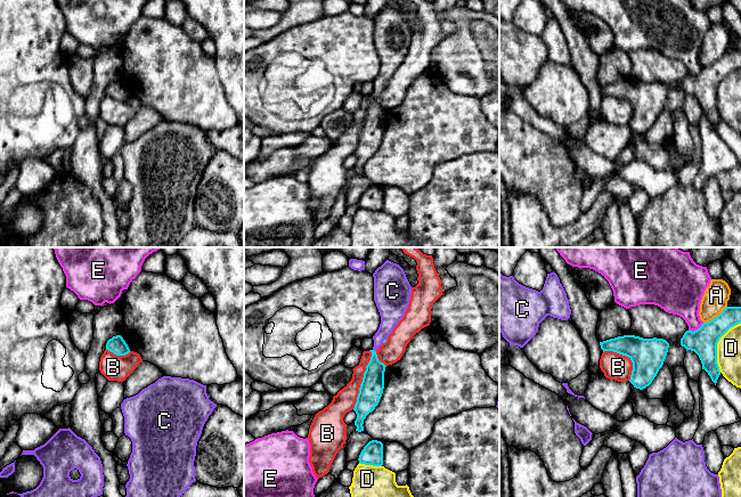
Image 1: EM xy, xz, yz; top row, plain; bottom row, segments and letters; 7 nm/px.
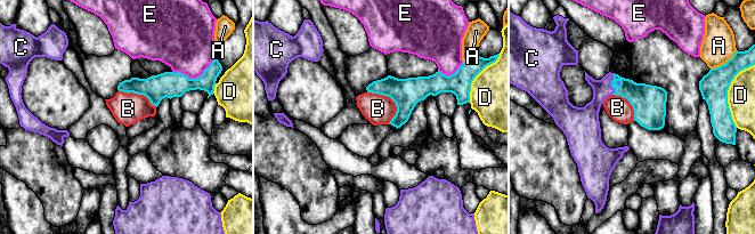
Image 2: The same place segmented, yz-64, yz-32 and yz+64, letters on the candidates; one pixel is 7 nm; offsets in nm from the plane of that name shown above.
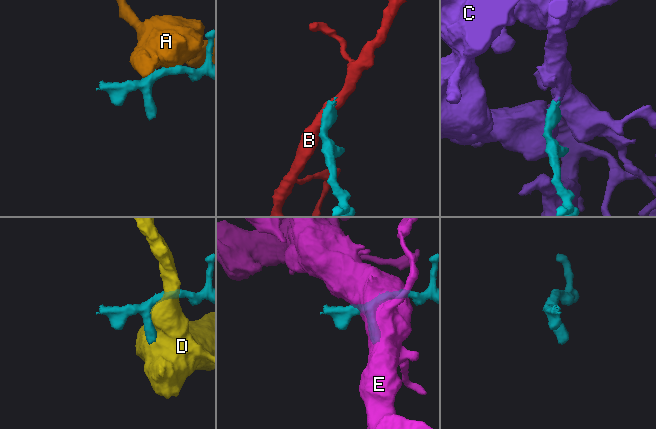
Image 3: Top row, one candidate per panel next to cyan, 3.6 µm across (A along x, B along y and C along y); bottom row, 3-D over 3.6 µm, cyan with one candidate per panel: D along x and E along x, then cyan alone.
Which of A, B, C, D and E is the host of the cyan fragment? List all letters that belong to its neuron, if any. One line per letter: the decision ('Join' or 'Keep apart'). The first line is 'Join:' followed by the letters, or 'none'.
Join: C
A: Keep apart
B: Keep apart
C: Join
D: Keep apart
E: Keep apart

